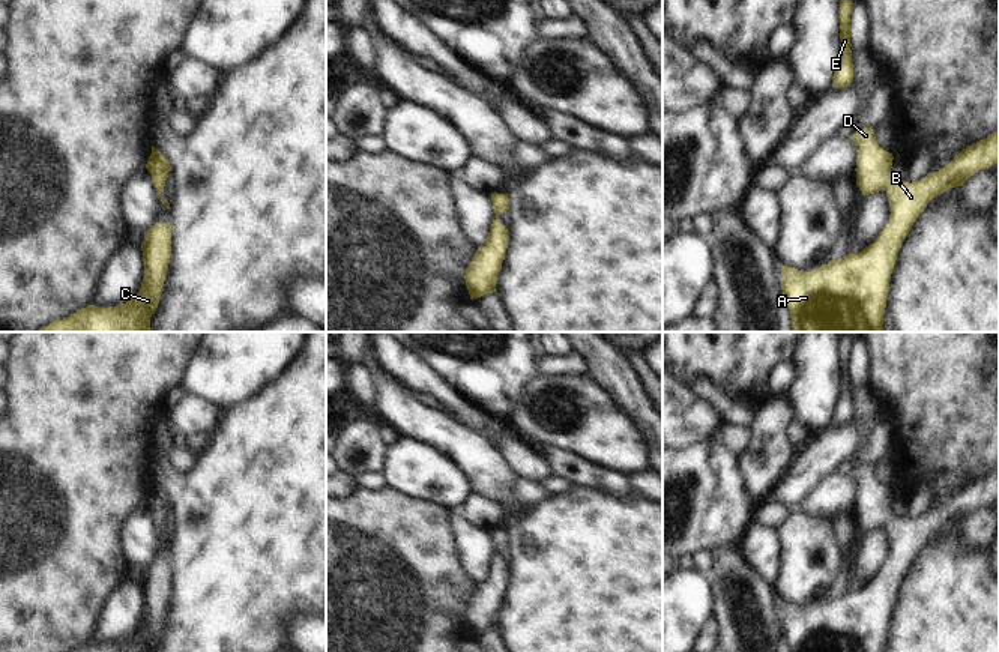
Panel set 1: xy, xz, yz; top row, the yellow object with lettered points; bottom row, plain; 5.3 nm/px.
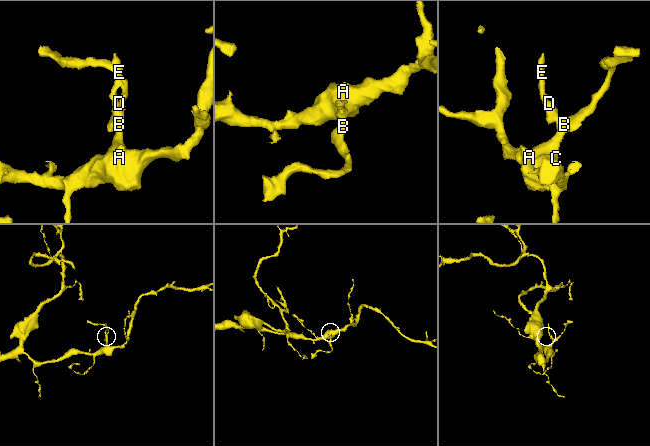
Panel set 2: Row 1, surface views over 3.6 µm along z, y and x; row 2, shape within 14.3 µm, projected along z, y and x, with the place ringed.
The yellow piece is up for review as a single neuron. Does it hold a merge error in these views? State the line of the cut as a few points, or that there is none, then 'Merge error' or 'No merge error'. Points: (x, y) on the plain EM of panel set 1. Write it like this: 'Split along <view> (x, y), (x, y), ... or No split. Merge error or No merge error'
No split. No merge error.

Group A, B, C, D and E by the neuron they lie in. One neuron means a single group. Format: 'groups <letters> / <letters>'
groups A B C D E

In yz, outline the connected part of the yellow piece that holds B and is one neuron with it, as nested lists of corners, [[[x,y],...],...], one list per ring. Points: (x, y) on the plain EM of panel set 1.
[[[858,466],[850,476],[856,482],[856,523],[862,532],[885,527],[889,539],[891,554],[874,575],[859,590],[849,590],[811,608],[802,608],[781,599],[781,626],[790,646],[790,652],[883,652],[889,626],[891,610],[898,587],[909,571],[916,554],[924,548],[928,538],[949,524],[963,520],[982,505],[999,499],[999,467],[987,475],[963,485],[939,508],[930,508],[918,518],[898,518],[892,514],[892,490],[883,487],[876,475],[874,466]]]

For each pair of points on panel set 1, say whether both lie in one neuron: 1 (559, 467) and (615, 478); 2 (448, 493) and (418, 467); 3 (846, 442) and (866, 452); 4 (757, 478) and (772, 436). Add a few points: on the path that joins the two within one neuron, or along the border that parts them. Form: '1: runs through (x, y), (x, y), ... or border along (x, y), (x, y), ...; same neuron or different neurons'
1: runs through (573, 473), (588, 473), (601, 478); same neuron
2: runs through (443, 485), (425, 473); same neuron
3: border along (867, 437), (866, 443), (837, 469); different neurons
4: runs through (762, 467), (769, 454), (769, 446); same neuron

